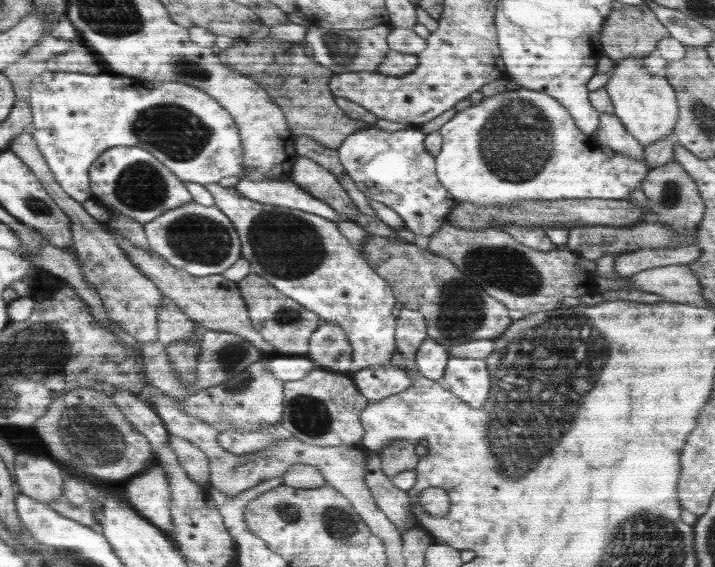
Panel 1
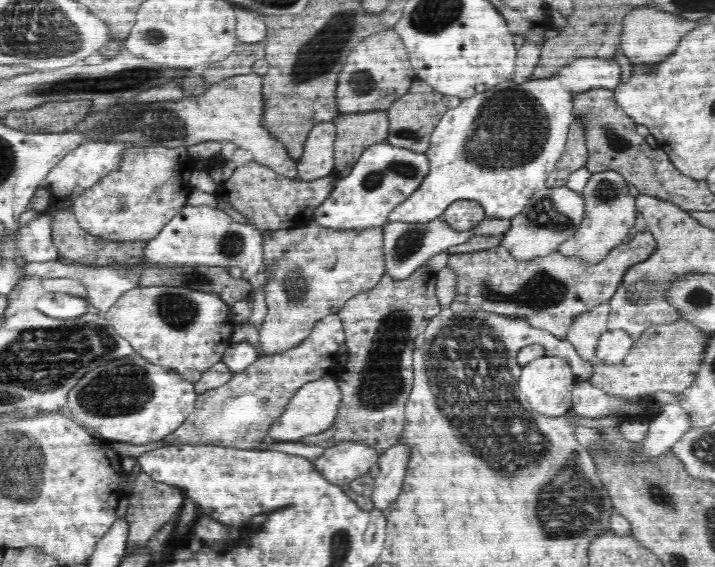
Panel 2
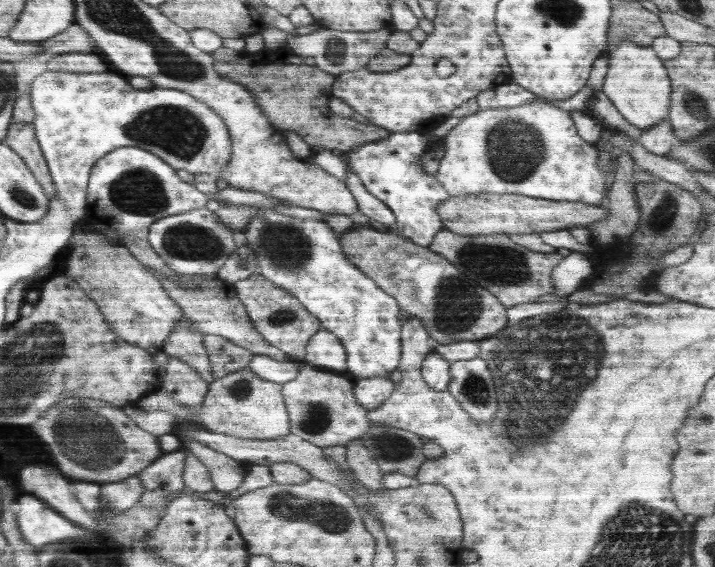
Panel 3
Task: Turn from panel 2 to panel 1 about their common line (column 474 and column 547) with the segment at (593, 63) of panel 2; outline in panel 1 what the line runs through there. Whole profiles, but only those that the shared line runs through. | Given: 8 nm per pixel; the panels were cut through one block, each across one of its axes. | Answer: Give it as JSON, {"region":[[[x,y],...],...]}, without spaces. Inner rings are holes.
{"region":[[[515,85],[514,90],[504,90],[496,96],[488,96],[483,98],[479,104],[474,104],[465,108],[463,111],[450,115],[450,119],[441,126],[439,133],[442,135],[443,143],[441,152],[435,157],[435,171],[439,178],[440,184],[446,188],[452,196],[457,200],[465,200],[482,206],[503,206],[503,204],[512,204],[519,200],[546,200],[555,201],[558,199],[604,199],[604,200],[620,200],[630,196],[630,192],[641,188],[642,181],[649,173],[646,166],[630,156],[624,154],[612,154],[608,156],[602,150],[601,144],[594,136],[585,135],[578,125],[574,122],[572,115],[566,110],[565,106],[554,100],[552,96],[547,96],[544,92],[534,92],[528,88],[522,88]]]}

